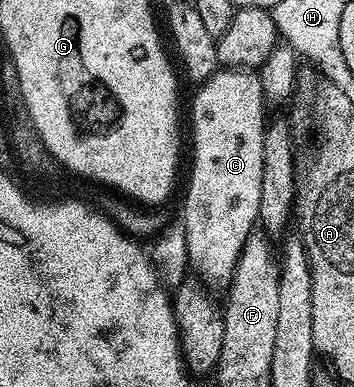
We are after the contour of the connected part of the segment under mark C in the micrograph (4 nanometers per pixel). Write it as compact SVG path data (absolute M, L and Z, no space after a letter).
M223 68L211 75L208 80L198 85L195 97L191 100L191 181L187 184L187 193L183 196L183 213L181 219L185 226L185 242L189 250L189 265L194 275L208 286L220 284L226 286L231 282L231 275L237 266L237 258L241 258L241 250L245 242L256 231L259 224L259 211L261 210L261 142L263 141L263 129L265 127L265 115L263 116L263 91L258 75L254 71L241 68Z

